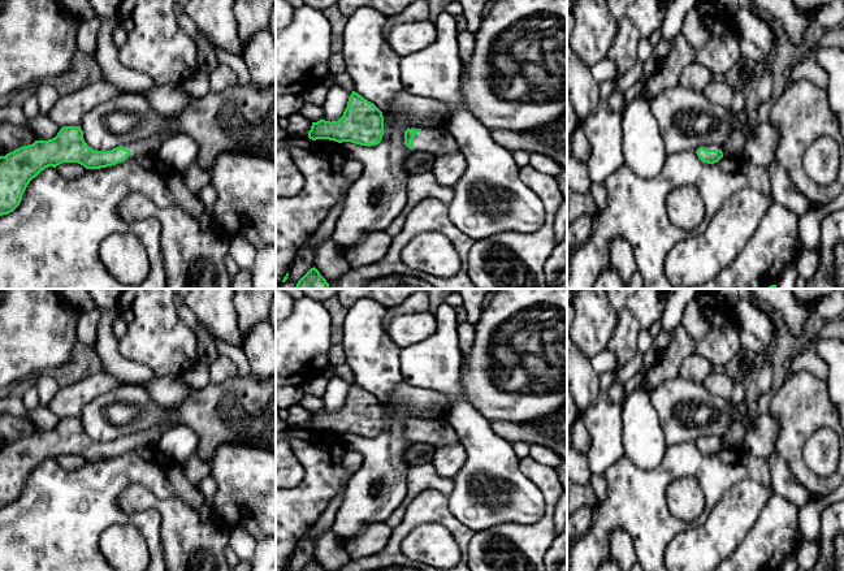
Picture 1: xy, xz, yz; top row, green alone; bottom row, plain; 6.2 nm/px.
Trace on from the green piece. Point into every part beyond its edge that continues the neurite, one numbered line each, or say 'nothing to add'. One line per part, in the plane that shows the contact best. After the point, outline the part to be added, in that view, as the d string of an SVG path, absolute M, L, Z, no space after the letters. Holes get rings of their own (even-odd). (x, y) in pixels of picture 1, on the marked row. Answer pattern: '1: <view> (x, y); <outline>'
1: xz (438, 141); M446 127L421 129L414 137L414 151L433 153L436 157L458 152L458 144Z

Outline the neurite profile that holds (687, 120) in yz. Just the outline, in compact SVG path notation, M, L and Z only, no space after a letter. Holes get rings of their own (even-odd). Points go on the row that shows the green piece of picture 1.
M674 86L650 99L667 155L697 151L706 144L722 147L736 127L735 114L710 103L702 91Z

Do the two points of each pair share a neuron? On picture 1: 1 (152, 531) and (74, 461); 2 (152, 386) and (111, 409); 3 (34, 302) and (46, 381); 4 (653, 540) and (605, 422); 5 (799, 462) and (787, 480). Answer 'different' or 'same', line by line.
1: different
2: different
3: different
4: different
5: different

